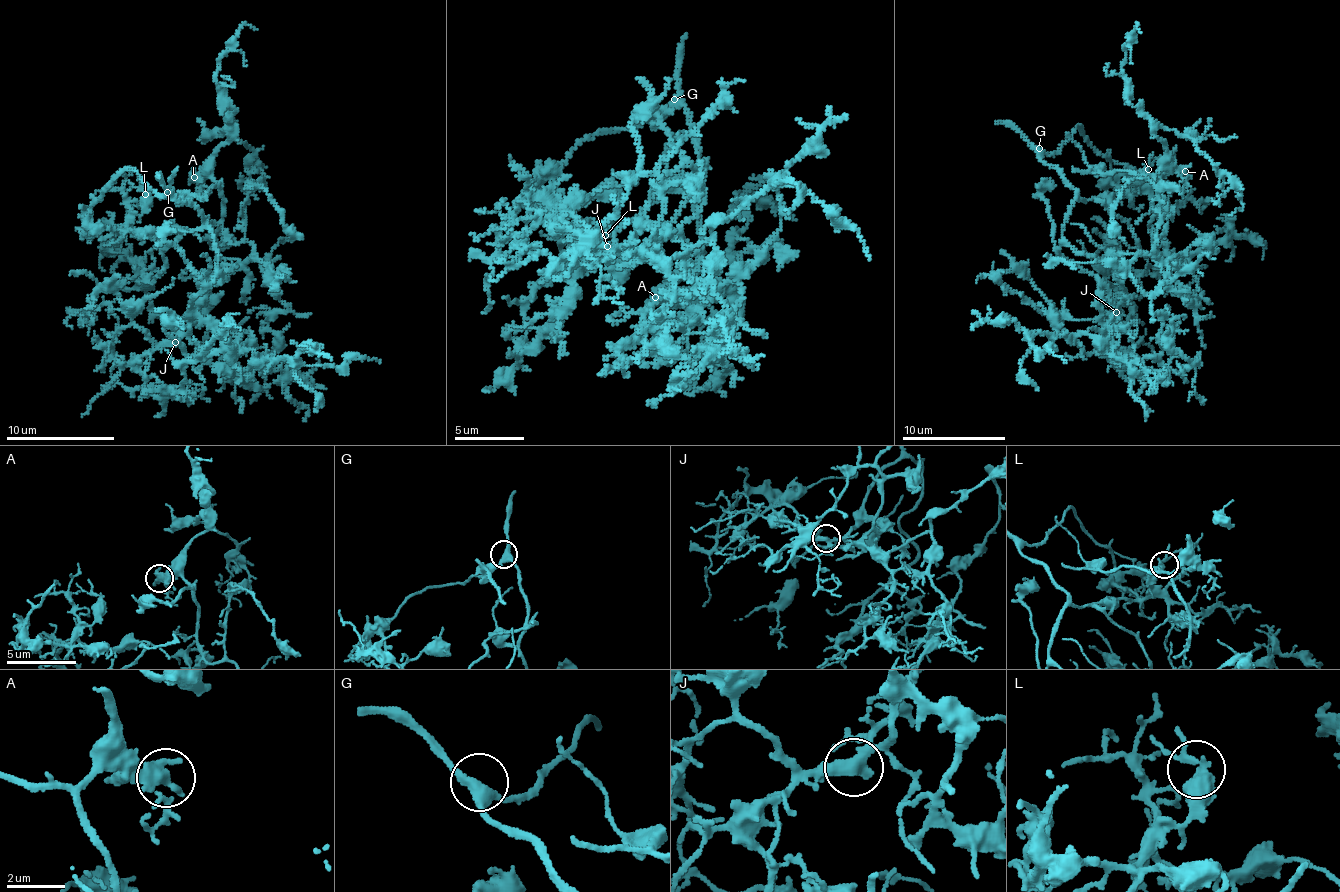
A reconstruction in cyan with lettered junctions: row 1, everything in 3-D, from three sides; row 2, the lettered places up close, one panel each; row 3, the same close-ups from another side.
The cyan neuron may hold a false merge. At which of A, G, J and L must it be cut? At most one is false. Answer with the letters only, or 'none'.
none

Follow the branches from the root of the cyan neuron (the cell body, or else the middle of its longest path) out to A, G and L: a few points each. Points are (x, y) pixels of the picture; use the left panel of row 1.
A: (226, 272), (235, 266), (225, 263), (234, 270), (253, 247), (234, 244), (222, 226), (215, 181), (194, 177)
G: (226, 272), (217, 283), (226, 277), (224, 278), (218, 268), (214, 235), (207, 221), (201, 213), (167, 192)
L: (226, 272), (217, 283), (197, 228), (151, 283), (158, 237), (130, 221), (145, 194)

